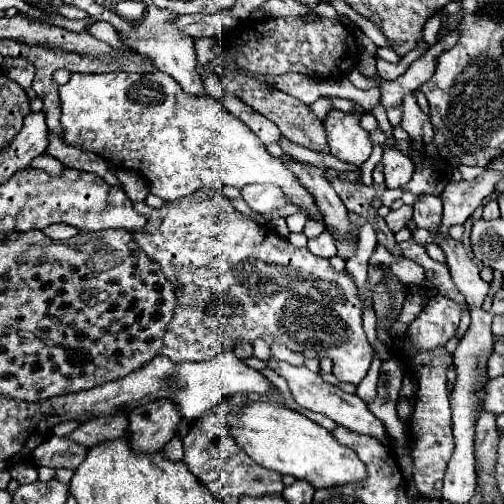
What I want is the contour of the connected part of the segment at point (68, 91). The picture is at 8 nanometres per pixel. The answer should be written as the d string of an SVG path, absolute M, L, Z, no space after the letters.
M107 72L107 74L71 74L71 80L63 86L59 86L59 96L61 96L61 124L65 128L65 142L67 144L73 144L73 146L79 146L83 150L91 150L95 154L99 154L101 158L105 158L107 162L113 162L113 164L119 164L119 166L125 166L129 170L143 170L143 176L151 182L151 192L163 200L177 200L177 198L183 198L183 196L189 196L197 190L219 190L221 186L233 186L233 188L243 188L247 184L263 184L269 181L276 182L276 185L281 188L281 192L285 194L287 200L297 206L301 210L301 214L305 214L307 218L311 220L317 220L325 226L325 232L333 230L325 220L323 220L323 214L319 212L317 204L315 204L315 198L299 184L299 180L295 176L291 176L289 168L285 164L279 164L277 158L273 158L263 144L259 144L259 140L255 140L255 134L241 122L237 120L235 116L231 116L215 98L211 96L191 96L187 94L171 76L163 74L163 72L149 72L149 74L131 74L131 72Z

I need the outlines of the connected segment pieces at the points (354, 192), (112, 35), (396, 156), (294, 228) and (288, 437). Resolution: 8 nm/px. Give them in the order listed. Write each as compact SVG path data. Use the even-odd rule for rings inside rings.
M335 178L331 182L331 186L335 188L335 192L339 194L339 198L343 200L343 204L347 206L347 210L351 212L357 212L359 216L363 216L375 230L377 234L377 242L381 246L385 246L393 256L401 258L401 250L399 250L399 244L395 242L395 236L393 232L387 228L385 220L377 214L377 210L373 208L373 200L377 196L375 188L373 186L363 186L363 184L355 184L355 182L349 182L349 180L343 180L343 178Z
M93 22L91 26L87 26L87 32L93 34L95 38L107 42L107 44L114 48L121 48L122 50L130 49L128 46L120 42L119 36L117 36L117 32L115 32L115 28L113 28L111 24L107 24L107 22Z
M385 146L383 164L385 164L385 184L387 184L387 188L403 188L415 172L415 164L411 162L411 158L403 156L401 152L393 150L391 146Z
M291 214L291 216L285 218L285 222L287 222L289 232L303 232L303 226L305 226L307 218L301 216L301 214Z
M249 400L249 404L243 404L239 412L227 416L227 428L235 444L239 444L239 448L243 448L257 464L277 470L279 474L307 480L313 488L331 488L347 484L349 480L363 480L363 476L367 476L363 462L349 448L335 444L333 436L323 426L283 404Z

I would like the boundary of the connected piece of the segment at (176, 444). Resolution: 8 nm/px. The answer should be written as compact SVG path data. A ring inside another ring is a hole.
M173 438L173 440L161 450L161 454L163 454L167 460L171 460L171 462L183 460L183 442L181 442L181 438Z

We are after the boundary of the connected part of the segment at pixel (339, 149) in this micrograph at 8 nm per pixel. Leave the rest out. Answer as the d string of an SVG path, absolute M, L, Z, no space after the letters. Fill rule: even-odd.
M331 110L323 120L331 154L349 164L363 164L373 150L369 132L360 126L363 112L341 112Z

